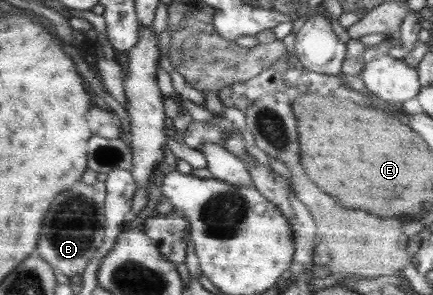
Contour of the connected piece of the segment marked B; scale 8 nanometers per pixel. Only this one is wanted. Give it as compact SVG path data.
M102 181L95 184L77 183L71 192L57 196L57 204L49 208L49 216L45 216L45 232L41 232L41 248L37 253L47 260L58 273L69 278L83 275L88 264L103 247L105 240L105 209L107 185Z

